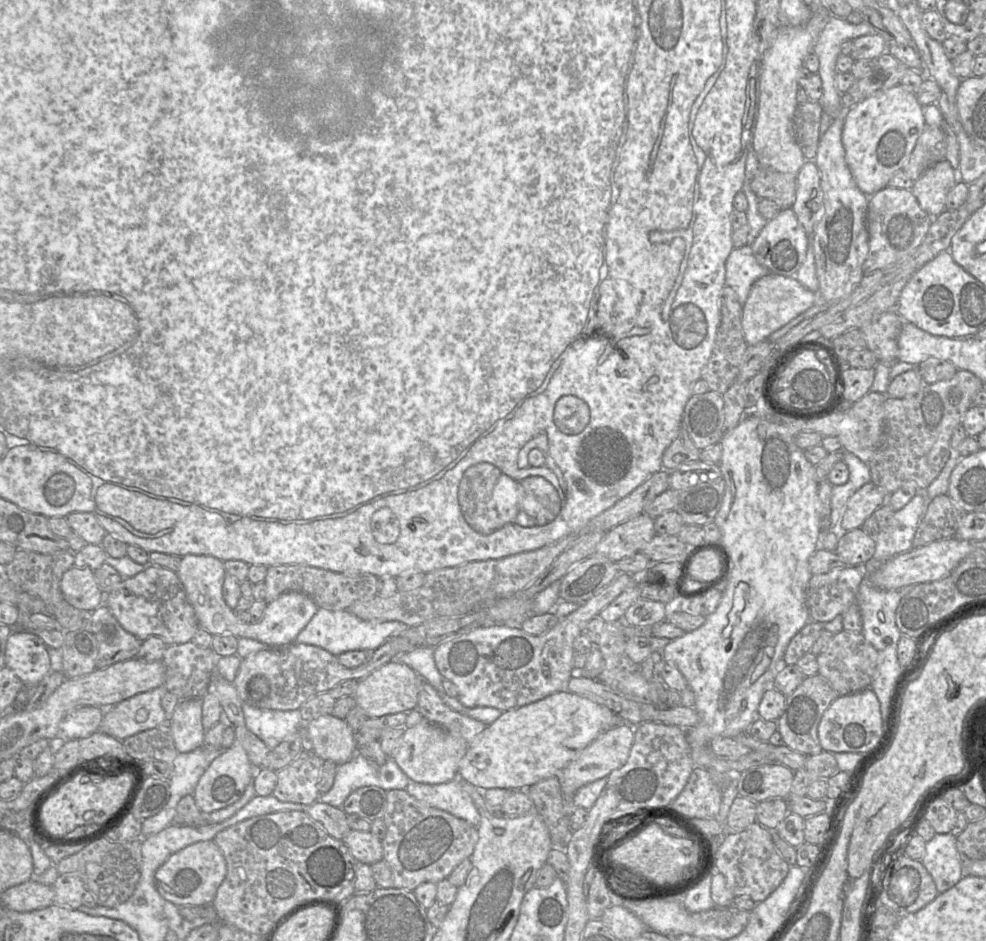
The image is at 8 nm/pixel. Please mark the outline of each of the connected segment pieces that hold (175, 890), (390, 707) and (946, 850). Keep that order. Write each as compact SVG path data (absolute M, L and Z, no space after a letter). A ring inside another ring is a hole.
M213 840L199 841L171 855L154 876L159 894L176 906L208 905L226 877L227 865L221 849Z
M390 661L360 680L353 695L357 706L368 718L376 718L416 709L418 696L425 681L408 665Z
M952 833L937 834L926 843L921 863L931 875L939 894L954 887L964 876L962 861Z

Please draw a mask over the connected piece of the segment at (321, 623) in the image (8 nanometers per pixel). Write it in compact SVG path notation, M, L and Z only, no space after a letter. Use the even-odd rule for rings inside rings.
M319 608L306 627L298 634L295 642L321 647L337 656L350 650L374 651L391 637L400 633L403 628L404 625L399 621L370 622L358 618L347 609Z

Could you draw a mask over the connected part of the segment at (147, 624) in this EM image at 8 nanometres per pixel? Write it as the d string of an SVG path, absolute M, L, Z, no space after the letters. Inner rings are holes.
M147 565L146 568L133 577L124 578L121 584L106 594L104 602L120 625L139 640L143 641L149 636L160 637L168 646L191 641L200 627L195 611L190 604L182 582L177 572L160 566Z

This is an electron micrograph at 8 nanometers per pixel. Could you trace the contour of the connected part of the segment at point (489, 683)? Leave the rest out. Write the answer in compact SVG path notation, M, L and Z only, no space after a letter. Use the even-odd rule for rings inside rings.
M632 574L619 575L597 594L581 604L572 613L559 619L558 623L542 635L531 635L521 628L503 624L478 627L468 633L444 641L434 647L436 666L443 678L452 681L458 688L457 699L466 707L493 707L501 711L515 709L541 700L555 692L568 691L567 684L573 670L574 640L581 635L583 627L616 599L635 581Z

